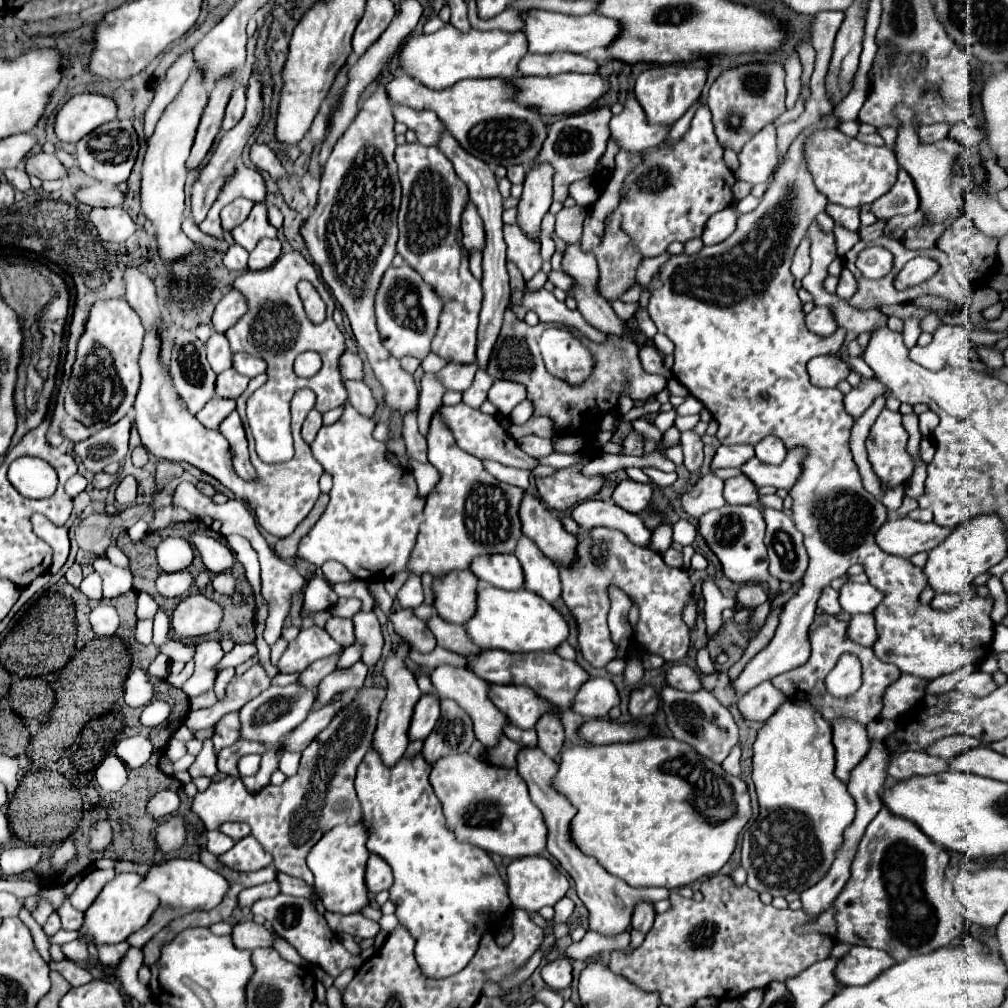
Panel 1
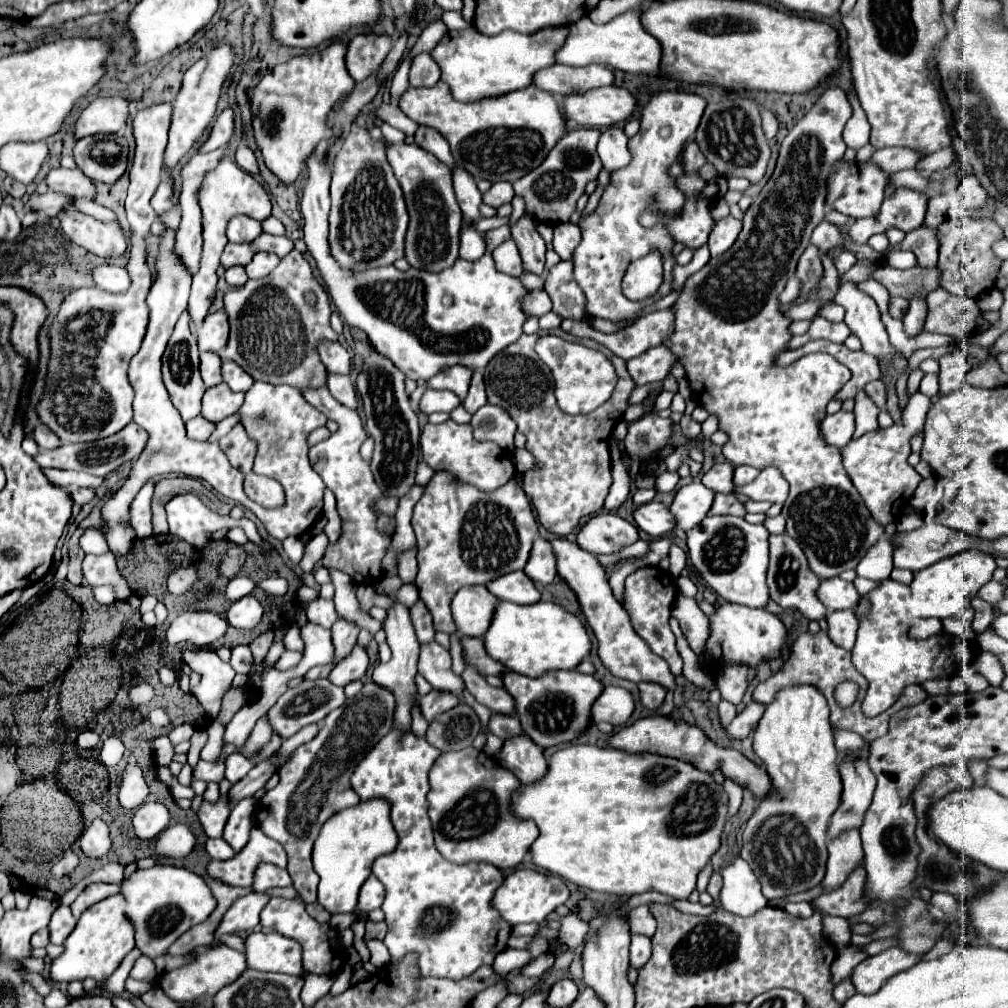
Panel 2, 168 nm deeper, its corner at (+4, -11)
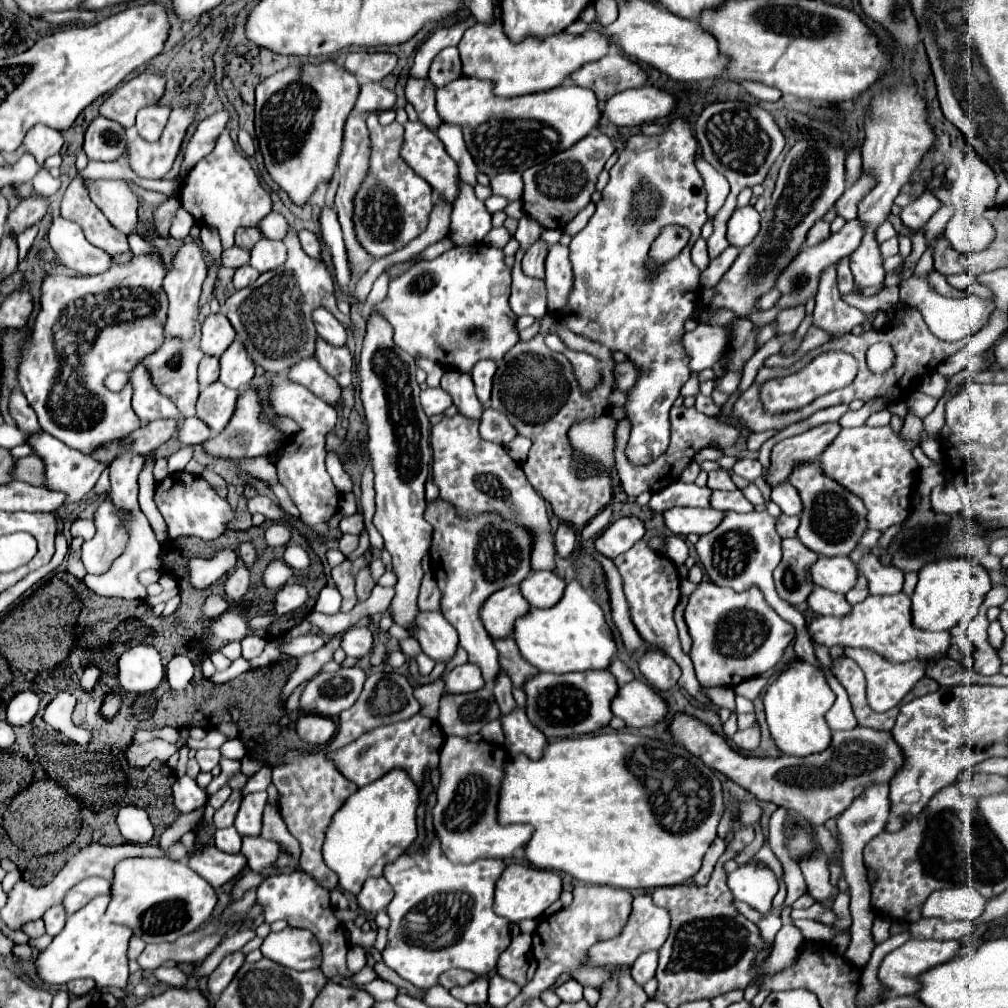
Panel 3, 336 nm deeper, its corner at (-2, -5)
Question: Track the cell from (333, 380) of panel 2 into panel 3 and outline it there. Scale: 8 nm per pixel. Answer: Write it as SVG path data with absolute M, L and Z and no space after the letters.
M318 339L316 359L324 367L324 371L338 381L342 389L352 383L352 355L346 347L332 347L326 341Z

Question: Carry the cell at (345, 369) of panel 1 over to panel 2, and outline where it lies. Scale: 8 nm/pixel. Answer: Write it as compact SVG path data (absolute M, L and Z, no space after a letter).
M322 339L318 345L318 353L320 353L320 359L328 371L350 373L350 355L338 341Z

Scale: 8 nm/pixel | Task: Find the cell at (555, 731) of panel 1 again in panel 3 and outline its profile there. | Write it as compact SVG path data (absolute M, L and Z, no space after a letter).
M606 669L600 671L584 671L584 673L538 673L524 681L526 693L526 715L546 737L558 739L568 735L594 733L606 727L612 719L610 701L618 691L618 683L614 675Z

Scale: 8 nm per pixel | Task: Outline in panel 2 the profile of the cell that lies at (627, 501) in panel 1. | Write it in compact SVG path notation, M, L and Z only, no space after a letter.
M650 501L634 511L634 519L640 529L644 529L652 537L664 537L674 533L676 529L676 517L670 513L668 507L662 503Z

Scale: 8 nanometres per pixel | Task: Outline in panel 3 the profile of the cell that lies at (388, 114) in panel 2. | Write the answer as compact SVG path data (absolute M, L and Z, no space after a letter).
M362 83L362 89L356 101L360 113L366 113L366 111L380 113L386 109L392 109L394 103L396 103L396 95L384 89L380 83Z

